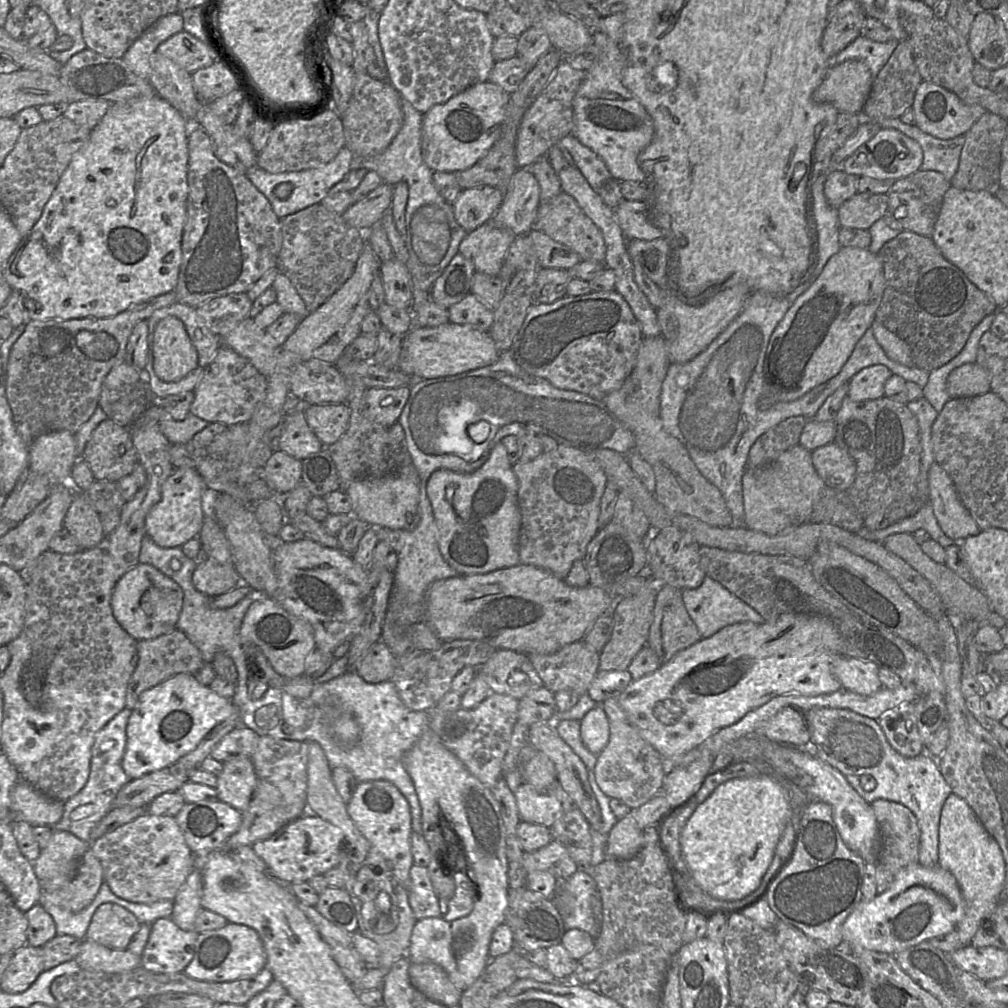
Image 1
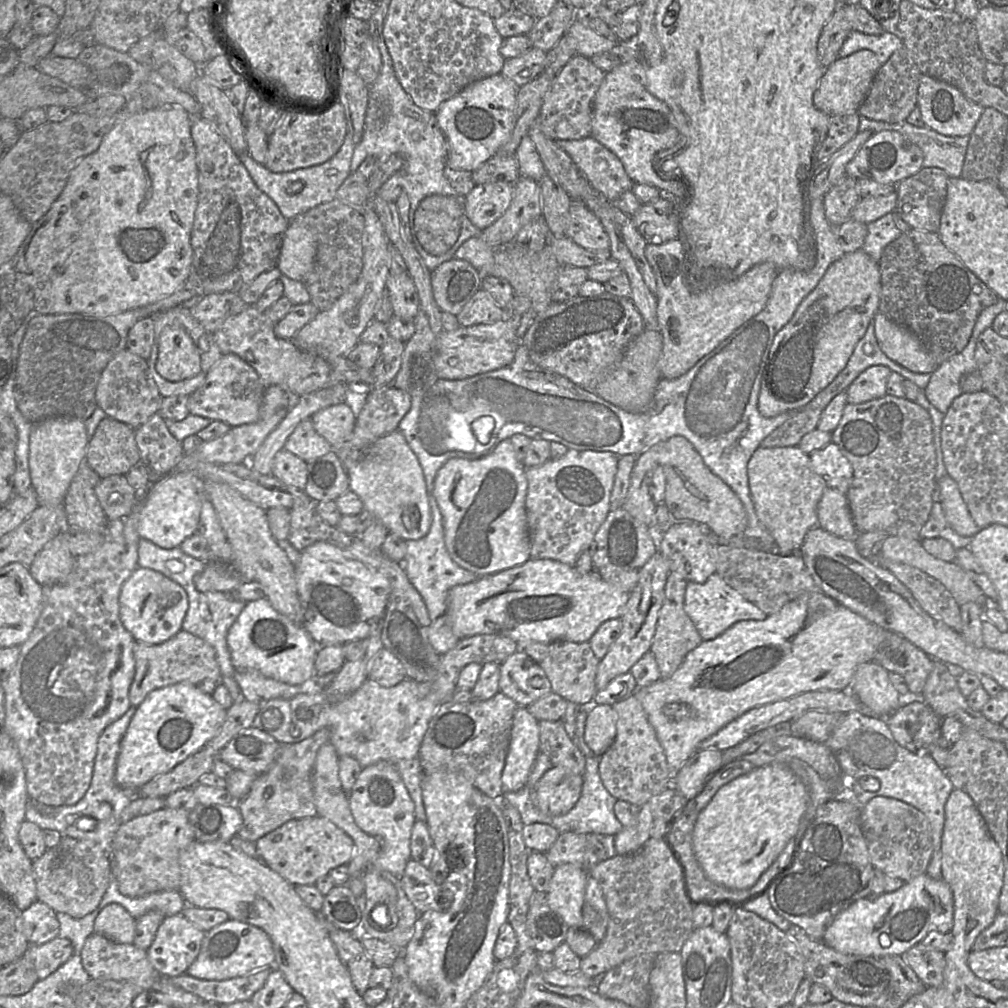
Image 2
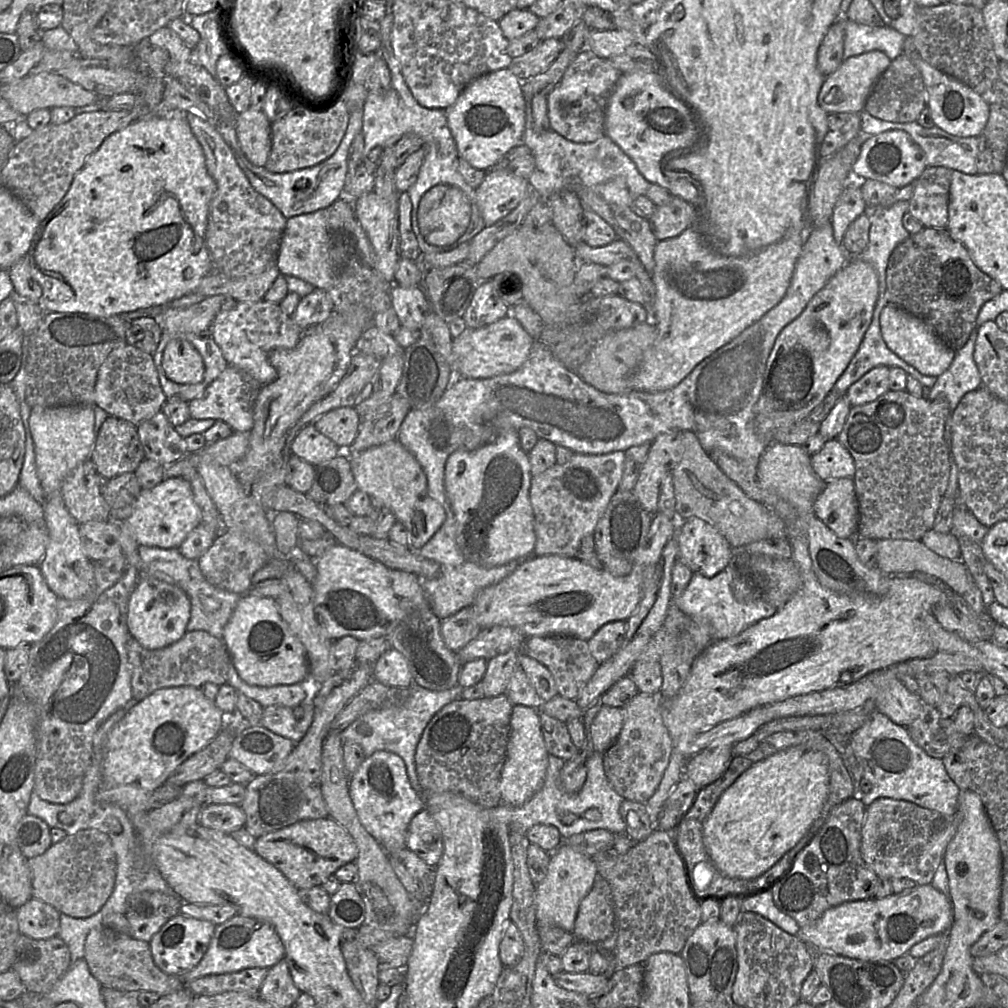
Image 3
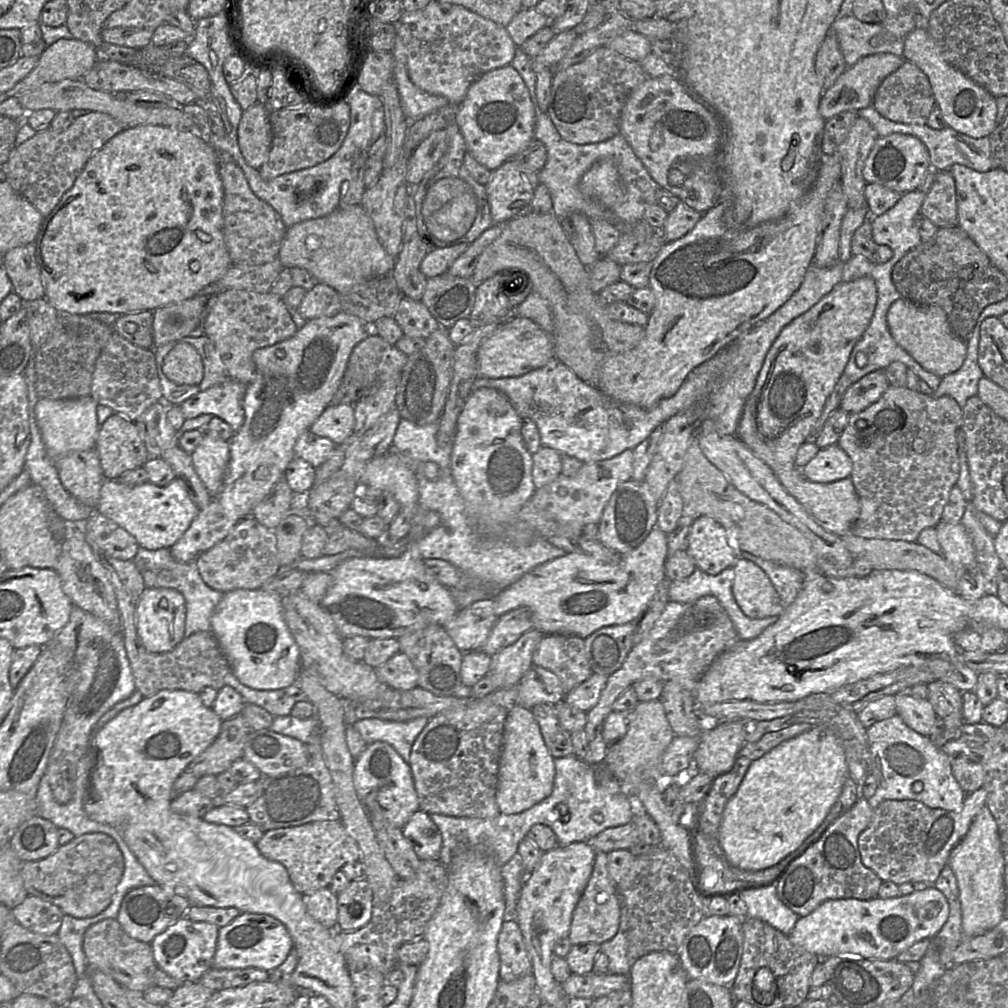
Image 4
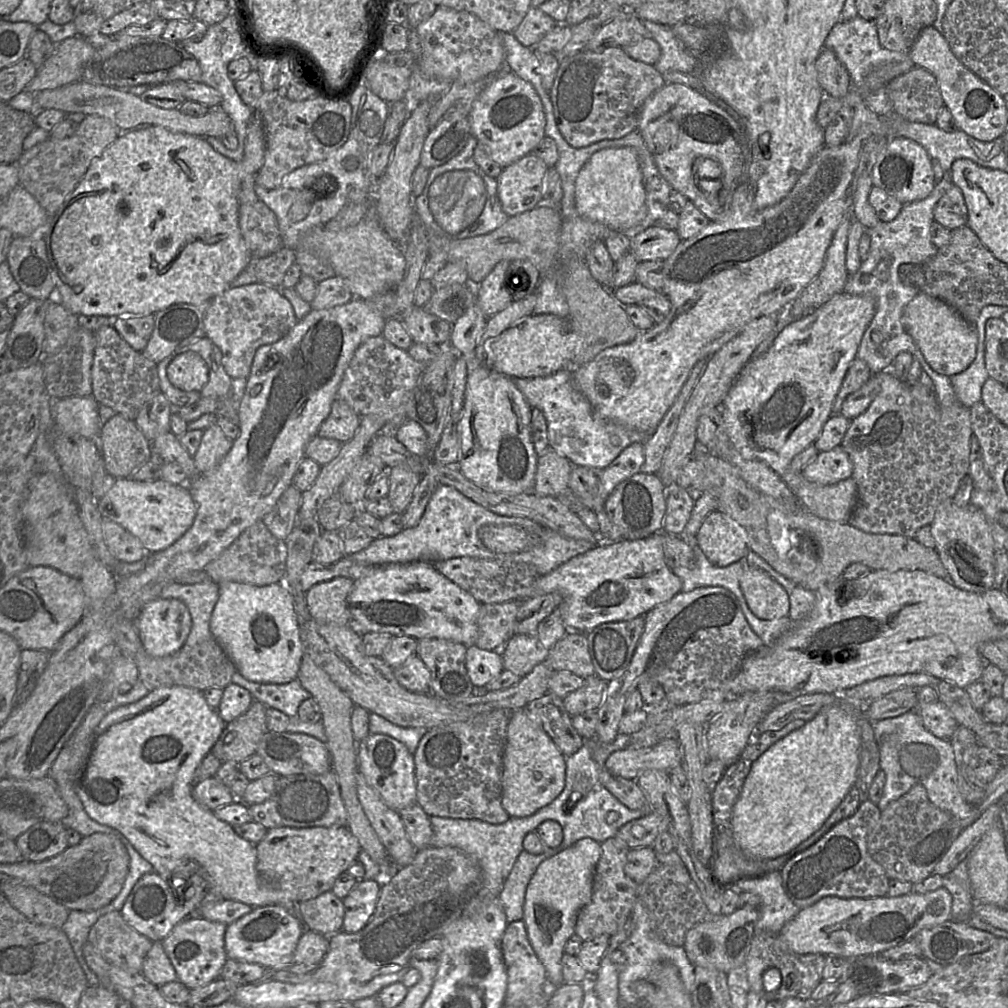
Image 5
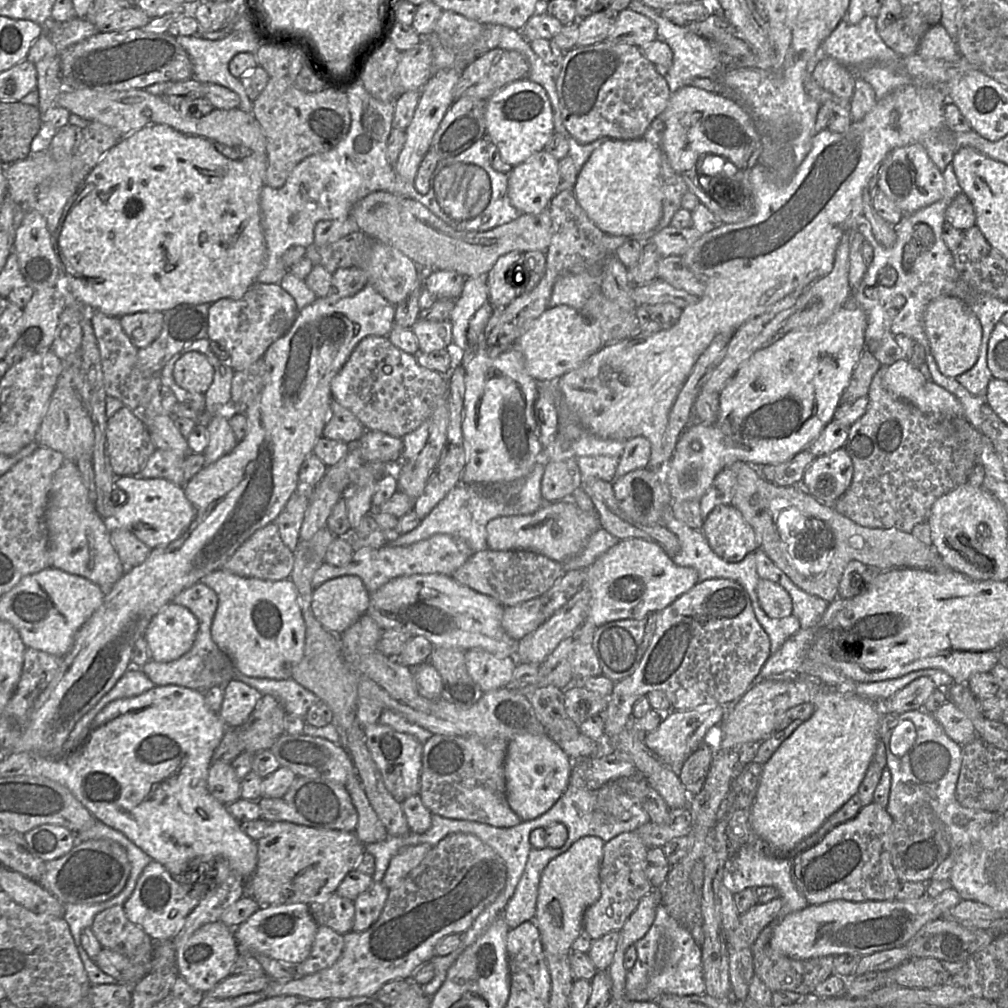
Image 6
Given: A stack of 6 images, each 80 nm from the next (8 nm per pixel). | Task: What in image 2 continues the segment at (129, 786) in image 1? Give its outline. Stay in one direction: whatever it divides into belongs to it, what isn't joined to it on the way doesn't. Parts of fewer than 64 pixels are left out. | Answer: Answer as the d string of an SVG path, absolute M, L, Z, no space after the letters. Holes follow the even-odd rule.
M208 746L188 756L170 771L157 775L133 794L135 797L166 797L174 791L194 787L201 775L211 772L218 753Z

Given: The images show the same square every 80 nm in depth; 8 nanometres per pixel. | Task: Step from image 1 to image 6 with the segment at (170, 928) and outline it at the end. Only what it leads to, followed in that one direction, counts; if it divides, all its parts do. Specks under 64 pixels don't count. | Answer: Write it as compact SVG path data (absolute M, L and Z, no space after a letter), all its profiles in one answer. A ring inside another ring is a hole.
M222 922L203 925L175 951L178 975L190 987L203 994L209 992L219 982L232 975L233 965L239 955L233 928Z

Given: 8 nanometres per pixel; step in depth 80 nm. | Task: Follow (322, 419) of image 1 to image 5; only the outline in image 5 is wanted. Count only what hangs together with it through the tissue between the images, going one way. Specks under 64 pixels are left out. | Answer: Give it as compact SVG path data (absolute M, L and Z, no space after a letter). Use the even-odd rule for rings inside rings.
M336 398L328 417L322 422L317 435L336 439L341 443L350 441L360 426L361 417L342 399Z

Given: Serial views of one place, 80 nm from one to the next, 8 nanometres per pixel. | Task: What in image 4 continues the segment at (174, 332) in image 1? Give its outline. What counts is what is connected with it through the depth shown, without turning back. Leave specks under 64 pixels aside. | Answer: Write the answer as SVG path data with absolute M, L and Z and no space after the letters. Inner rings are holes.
M178 341L163 361L163 373L176 385L199 386L204 377L202 358L193 346Z

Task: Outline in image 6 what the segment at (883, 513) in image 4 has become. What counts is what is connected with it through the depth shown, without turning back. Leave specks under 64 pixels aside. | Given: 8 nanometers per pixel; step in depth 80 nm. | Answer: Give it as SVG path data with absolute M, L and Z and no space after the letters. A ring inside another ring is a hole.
M881 365L871 381L866 412L849 427L844 449L853 464L852 482L835 502L834 508L863 527L894 528L911 533L917 524L927 521L930 509L937 499L967 483L969 474L978 463L983 434L964 417L935 418L894 396L884 386L886 367Z

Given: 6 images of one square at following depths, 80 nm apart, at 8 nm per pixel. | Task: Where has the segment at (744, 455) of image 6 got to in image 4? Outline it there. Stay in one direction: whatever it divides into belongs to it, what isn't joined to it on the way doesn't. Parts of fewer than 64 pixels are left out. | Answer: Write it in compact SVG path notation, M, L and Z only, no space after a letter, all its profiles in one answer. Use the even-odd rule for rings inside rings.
M871 277L842 281L807 312L787 324L764 359L755 386L745 402L736 431L736 436L770 467L787 492L796 498L824 529L838 536L852 531L860 513L860 502L851 477L829 483L813 482L806 479L802 470L796 466L796 455L804 442L813 439L815 425L825 402L843 374L854 346L868 328L876 302L877 287Z

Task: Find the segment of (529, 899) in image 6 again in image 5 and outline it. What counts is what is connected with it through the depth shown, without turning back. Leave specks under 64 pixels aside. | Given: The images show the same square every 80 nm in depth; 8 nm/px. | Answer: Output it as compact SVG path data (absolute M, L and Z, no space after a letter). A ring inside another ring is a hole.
M566 845L562 850L559 846L556 848L546 848L545 851L539 855L530 854L524 850L519 854L498 896L502 909L505 912L508 924L523 919L523 907L524 907L526 889L528 887L528 884L532 876L536 872L538 866L547 858L554 856L555 854L563 851L568 847L569 846Z

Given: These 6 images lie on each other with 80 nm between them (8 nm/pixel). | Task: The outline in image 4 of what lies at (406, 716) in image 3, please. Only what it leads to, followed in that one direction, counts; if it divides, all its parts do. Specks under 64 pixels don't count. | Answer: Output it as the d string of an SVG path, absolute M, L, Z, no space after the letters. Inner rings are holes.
M426 716L404 722L364 718L352 725L367 745L378 741L386 742L398 752L406 763L409 763L413 744L429 720L430 718Z

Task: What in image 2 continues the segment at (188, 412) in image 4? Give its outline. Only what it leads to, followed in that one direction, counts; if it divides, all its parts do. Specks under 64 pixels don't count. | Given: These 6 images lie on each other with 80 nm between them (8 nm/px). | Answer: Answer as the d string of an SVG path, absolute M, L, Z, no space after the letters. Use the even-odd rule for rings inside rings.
M222 354L220 359L205 374L205 381L188 399L190 414L212 421L222 421L230 427L256 422L266 385L255 369L238 355Z

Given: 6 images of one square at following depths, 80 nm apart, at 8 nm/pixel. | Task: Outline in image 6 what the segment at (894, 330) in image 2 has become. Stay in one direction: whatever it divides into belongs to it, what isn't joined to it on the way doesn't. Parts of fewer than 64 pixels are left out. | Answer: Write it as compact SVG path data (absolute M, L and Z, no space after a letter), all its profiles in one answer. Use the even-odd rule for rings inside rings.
M939 296L927 306L923 321L931 353L943 375L956 378L974 366L979 356L982 326L967 303L955 297Z

